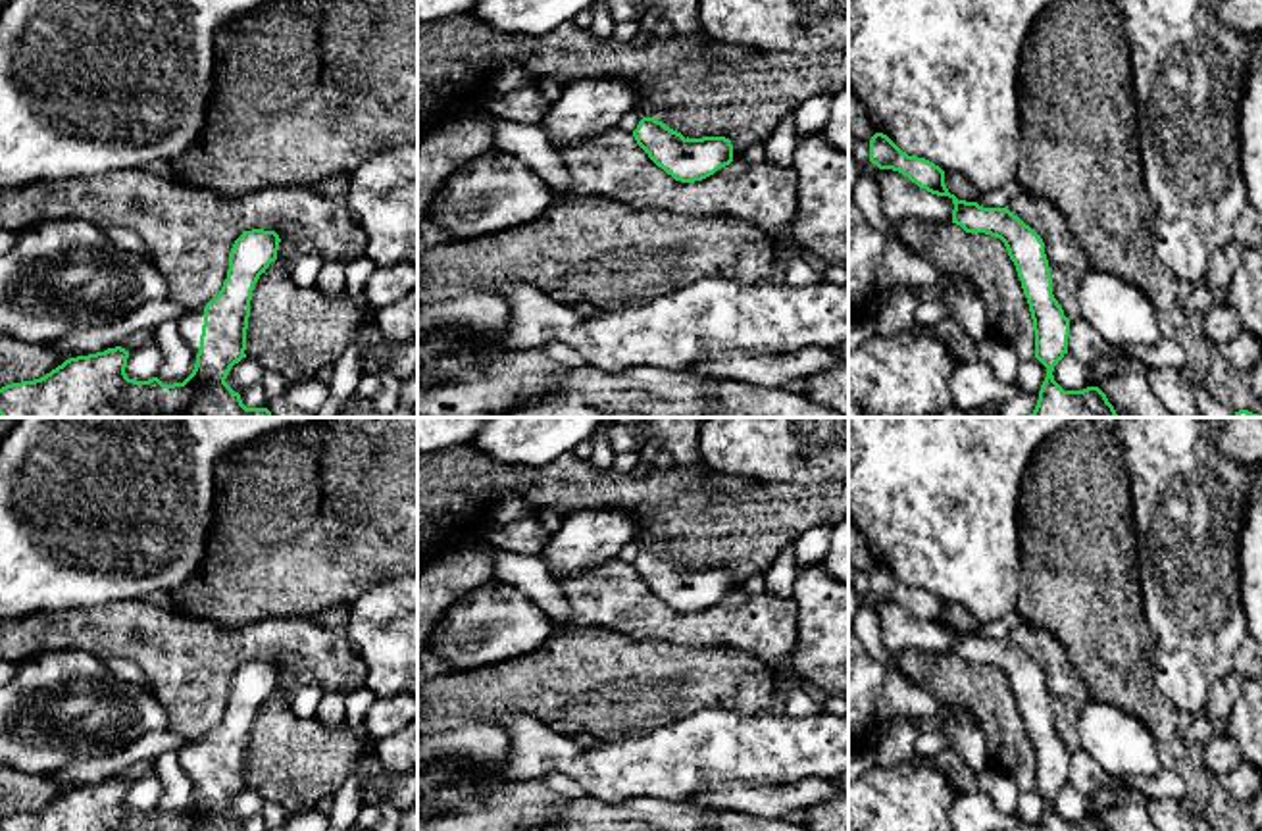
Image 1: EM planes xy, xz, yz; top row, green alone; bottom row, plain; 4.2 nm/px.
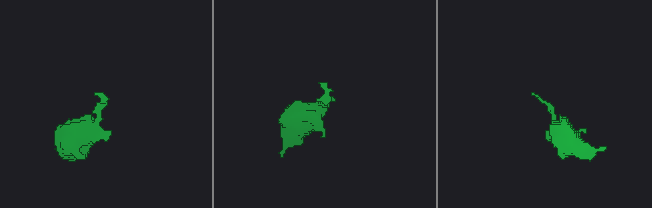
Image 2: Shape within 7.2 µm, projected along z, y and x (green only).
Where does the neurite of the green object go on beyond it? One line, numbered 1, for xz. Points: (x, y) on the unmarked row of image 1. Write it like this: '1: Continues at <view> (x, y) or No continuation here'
1: No continuation here

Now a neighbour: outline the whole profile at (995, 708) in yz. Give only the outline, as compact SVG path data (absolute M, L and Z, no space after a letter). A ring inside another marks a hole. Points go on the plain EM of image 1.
M906 648L895 654L898 669L939 702L972 712L983 729L989 766L1008 773L1022 793L1035 789L1035 762L1027 729L1004 673L966 664L956 654Z

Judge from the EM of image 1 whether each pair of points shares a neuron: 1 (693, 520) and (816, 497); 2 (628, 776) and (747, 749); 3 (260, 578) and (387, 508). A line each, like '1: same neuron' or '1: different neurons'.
1: same neuron
2: same neuron
3: same neuron

